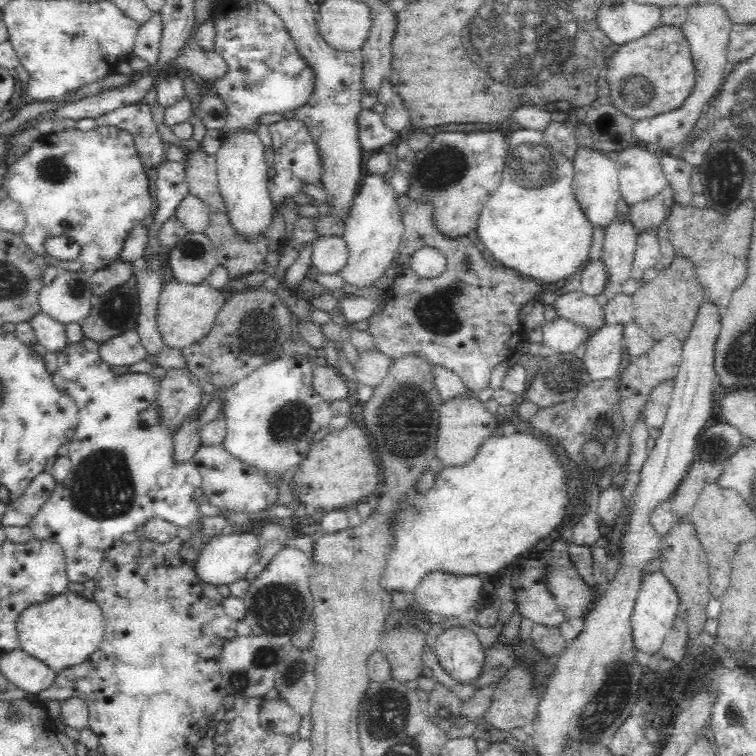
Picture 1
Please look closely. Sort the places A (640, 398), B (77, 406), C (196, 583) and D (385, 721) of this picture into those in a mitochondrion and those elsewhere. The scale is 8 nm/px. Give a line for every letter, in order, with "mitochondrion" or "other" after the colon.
A: other
B: other
C: other
D: mitochondrion

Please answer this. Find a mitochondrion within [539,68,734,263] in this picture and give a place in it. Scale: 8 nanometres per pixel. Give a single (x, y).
(637, 93)

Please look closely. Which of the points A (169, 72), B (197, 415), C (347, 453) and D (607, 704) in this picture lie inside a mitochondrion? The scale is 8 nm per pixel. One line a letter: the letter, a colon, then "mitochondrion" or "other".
A: other
B: other
C: other
D: mitochondrion

